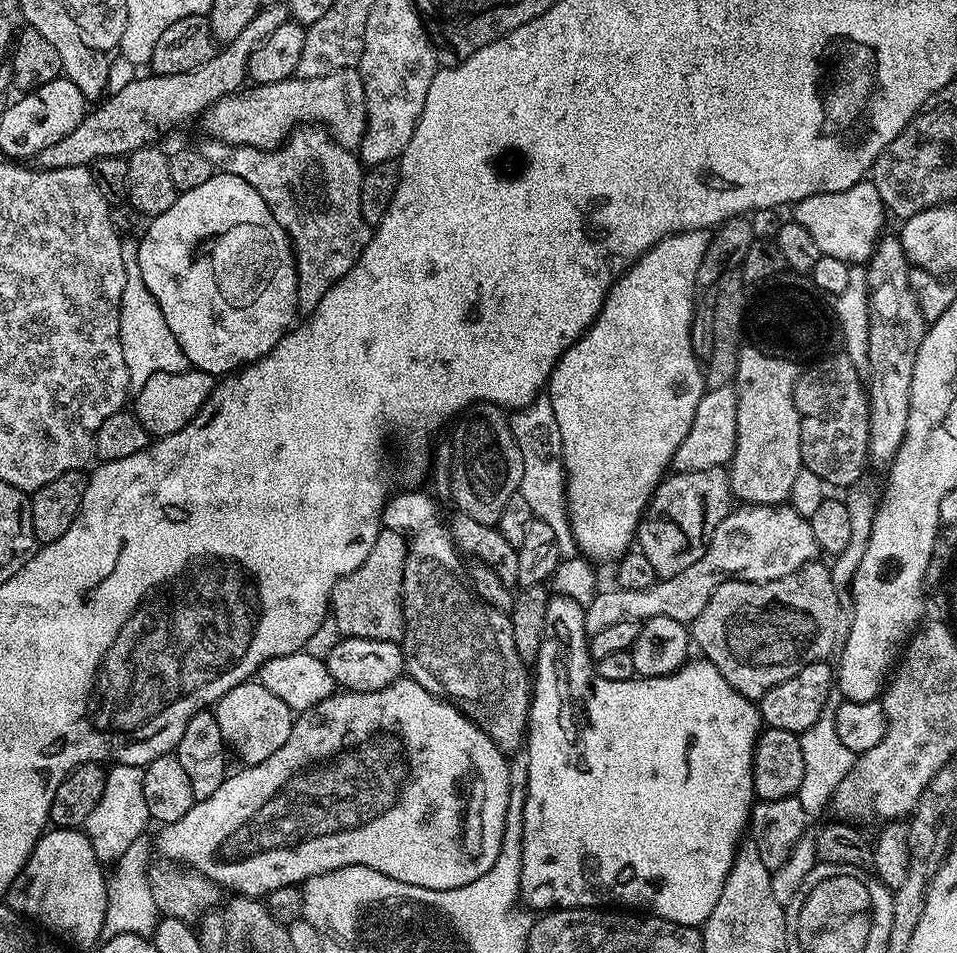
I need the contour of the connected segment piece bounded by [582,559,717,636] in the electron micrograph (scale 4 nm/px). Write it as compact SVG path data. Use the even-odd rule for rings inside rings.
M698 559L681 573L668 579L659 579L654 585L652 583L645 585L642 591L633 588L599 591L583 611L585 614L582 626L585 633L591 636L601 630L606 630L609 626L614 626L617 622L636 620L643 622L652 617L674 618L675 621L690 624L696 620L703 607L709 602L710 595L717 588L714 584L708 584L708 576L706 576L708 566L710 566L710 562L704 566Z

